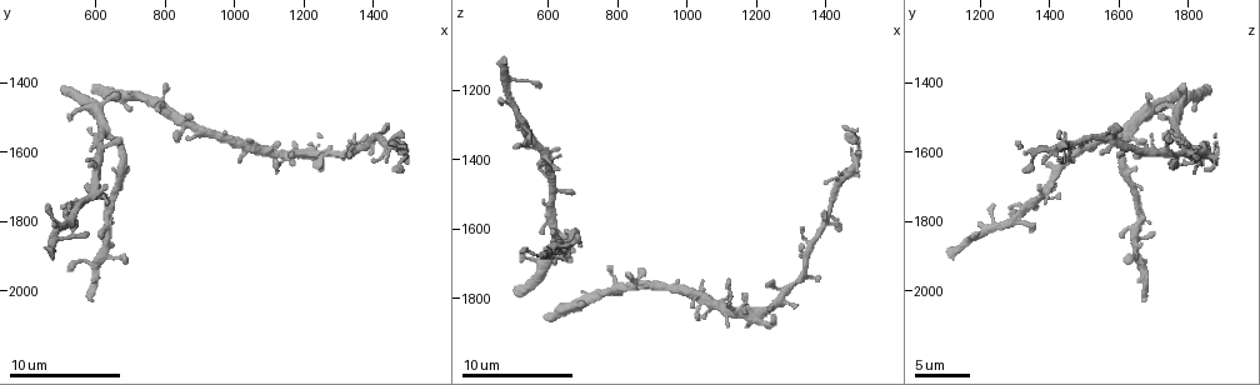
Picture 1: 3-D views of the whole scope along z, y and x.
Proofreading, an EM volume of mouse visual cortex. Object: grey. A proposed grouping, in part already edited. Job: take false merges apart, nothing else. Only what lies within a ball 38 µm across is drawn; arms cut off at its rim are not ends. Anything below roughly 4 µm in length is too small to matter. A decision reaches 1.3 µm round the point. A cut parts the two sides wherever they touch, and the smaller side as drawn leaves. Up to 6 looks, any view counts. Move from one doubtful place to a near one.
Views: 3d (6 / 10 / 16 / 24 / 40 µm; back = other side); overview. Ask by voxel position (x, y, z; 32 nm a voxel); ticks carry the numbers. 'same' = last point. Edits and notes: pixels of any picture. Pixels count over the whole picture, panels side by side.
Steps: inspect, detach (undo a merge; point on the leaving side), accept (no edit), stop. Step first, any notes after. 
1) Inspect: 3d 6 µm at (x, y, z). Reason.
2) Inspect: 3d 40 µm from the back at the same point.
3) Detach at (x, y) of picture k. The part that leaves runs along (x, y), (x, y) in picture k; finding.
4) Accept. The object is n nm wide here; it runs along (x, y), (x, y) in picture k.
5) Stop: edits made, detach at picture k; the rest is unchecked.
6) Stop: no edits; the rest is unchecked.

Inspect: 3d 16 µm at (570, 1740, 1340). Narrows sharply.

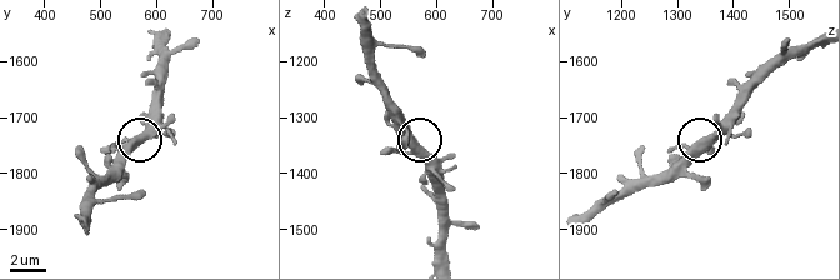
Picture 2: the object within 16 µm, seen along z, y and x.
Inspect: 3d 6 µm at (560, 1740, 1340).

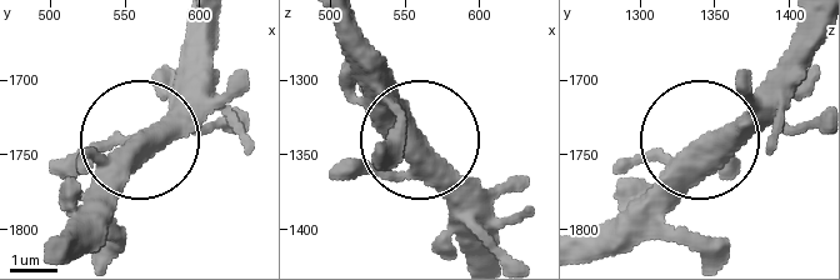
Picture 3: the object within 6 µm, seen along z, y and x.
Accept. One neuron here.

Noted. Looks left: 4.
Inspect: 3d 16 µm at (640, 1560, 1620). Four arms meet.

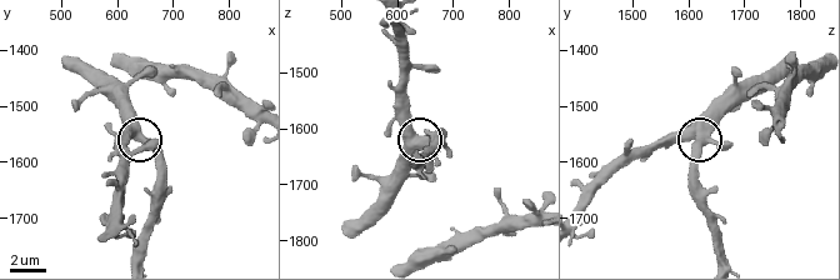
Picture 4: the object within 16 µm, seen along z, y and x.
Accept. The side arm is 17 µm long; one neuron here.

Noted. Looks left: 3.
Inspect: 3d 16 µm at (640, 1780, 1650).

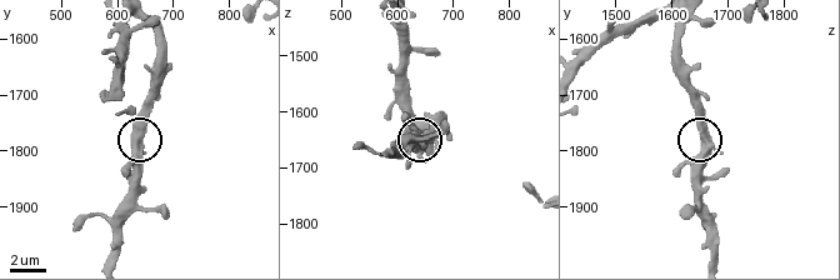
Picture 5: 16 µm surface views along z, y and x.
Accept. The object is 410 nm wide here; continuous, no second neuron.

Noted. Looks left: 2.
Stop: no edits; the rest is unchecked.

